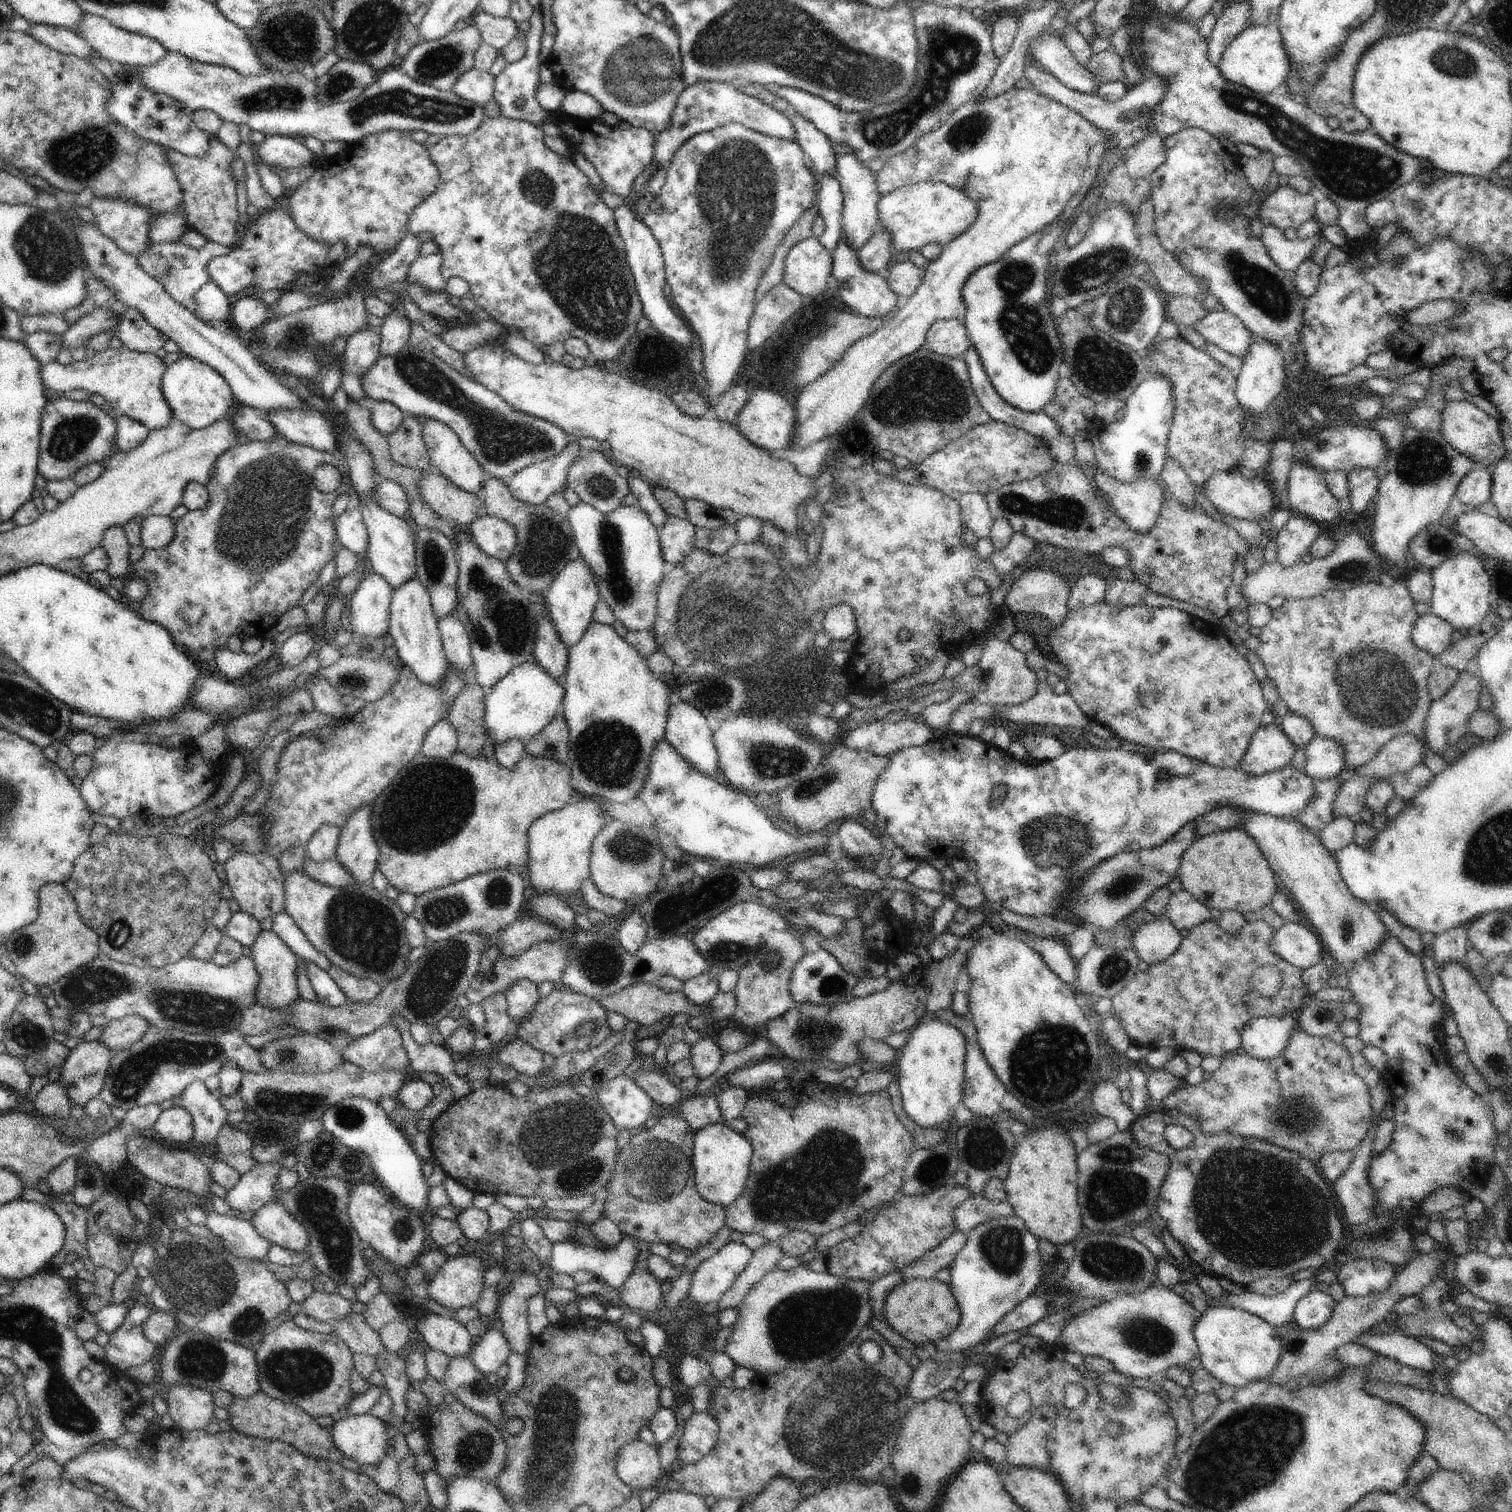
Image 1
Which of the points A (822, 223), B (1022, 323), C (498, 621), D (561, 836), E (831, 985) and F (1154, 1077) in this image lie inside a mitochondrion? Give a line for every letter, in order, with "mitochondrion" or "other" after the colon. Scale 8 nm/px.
A: other
B: mitochondrion
C: mitochondrion
D: other
E: mitochondrion
F: other

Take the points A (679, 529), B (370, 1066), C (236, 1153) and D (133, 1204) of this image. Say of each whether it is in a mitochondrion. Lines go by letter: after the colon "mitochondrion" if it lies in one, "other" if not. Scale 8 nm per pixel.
A: other
B: other
C: mitochondrion
D: other

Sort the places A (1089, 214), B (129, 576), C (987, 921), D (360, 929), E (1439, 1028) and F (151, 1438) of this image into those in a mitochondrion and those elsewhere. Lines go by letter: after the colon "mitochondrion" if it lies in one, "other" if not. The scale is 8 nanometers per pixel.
A: other
B: other
C: other
D: mitochondrion
E: other
F: other

